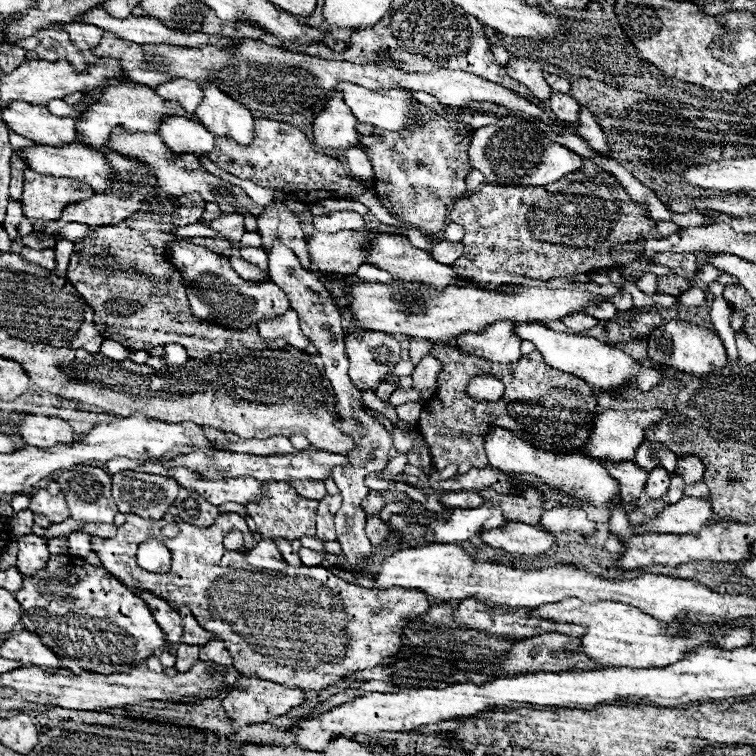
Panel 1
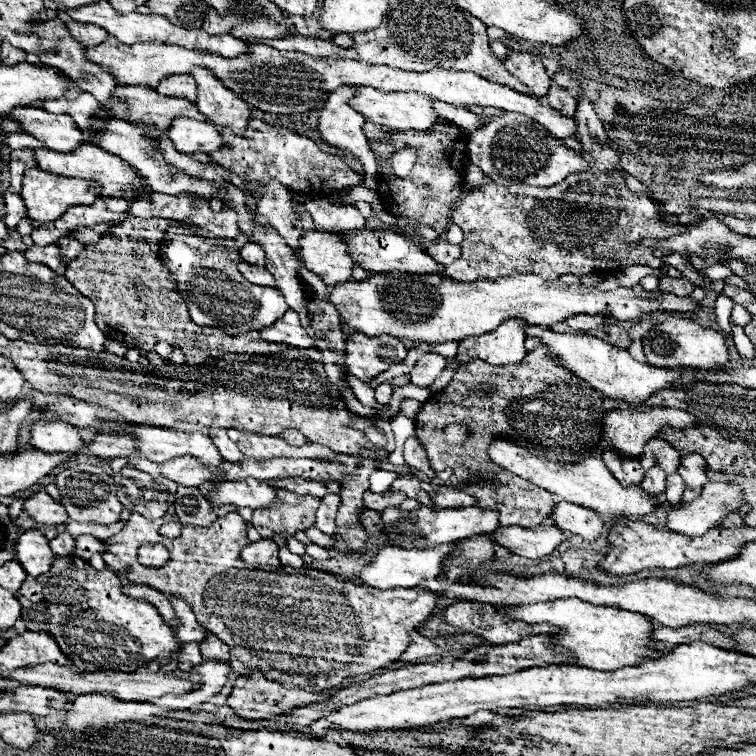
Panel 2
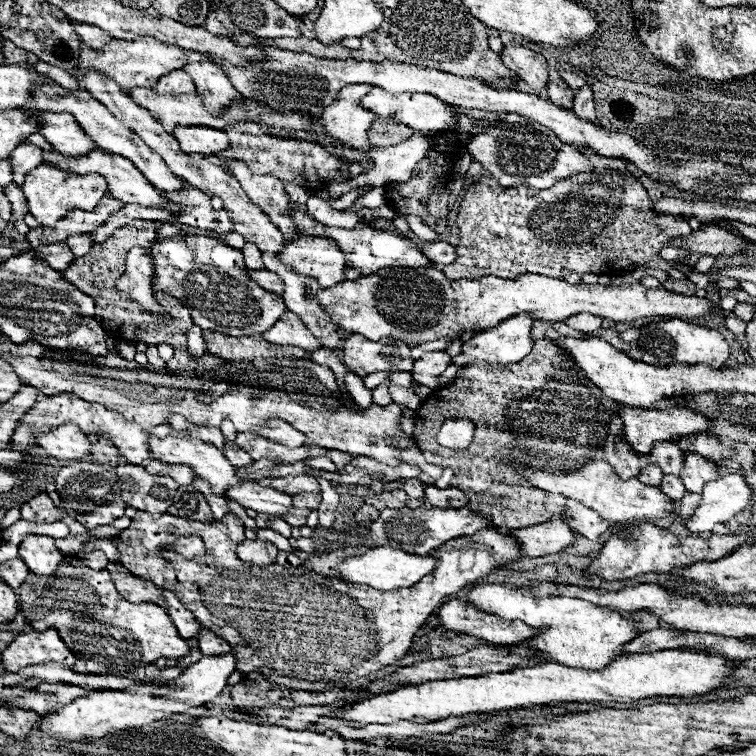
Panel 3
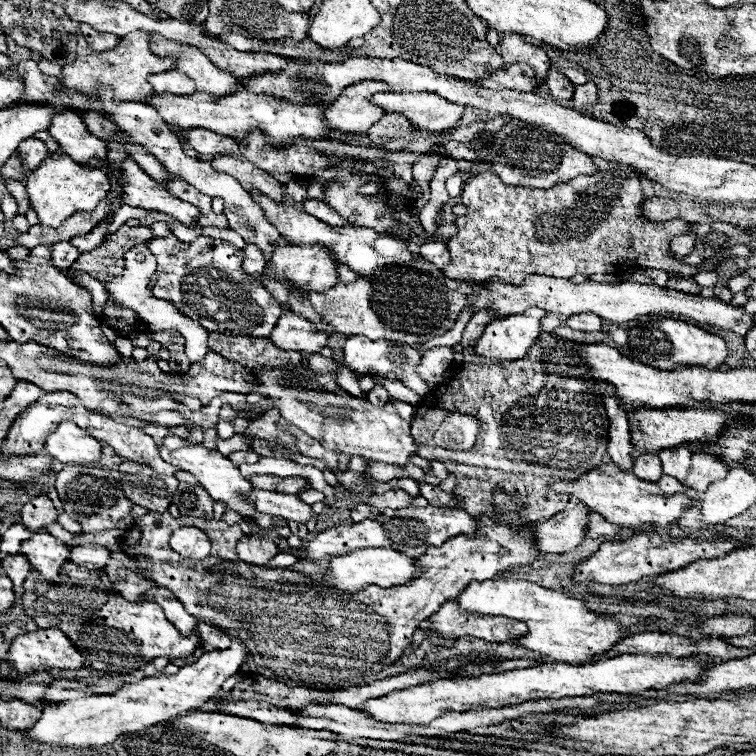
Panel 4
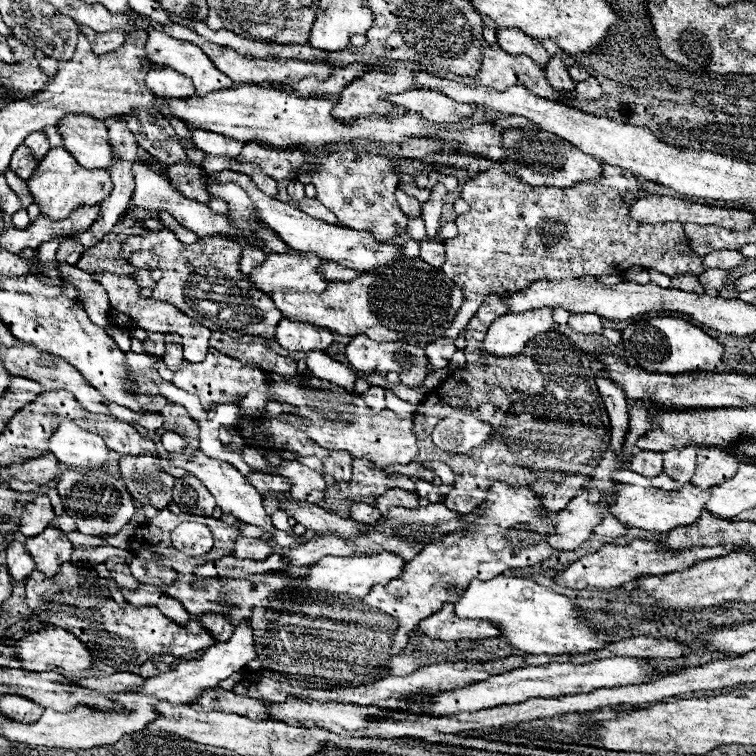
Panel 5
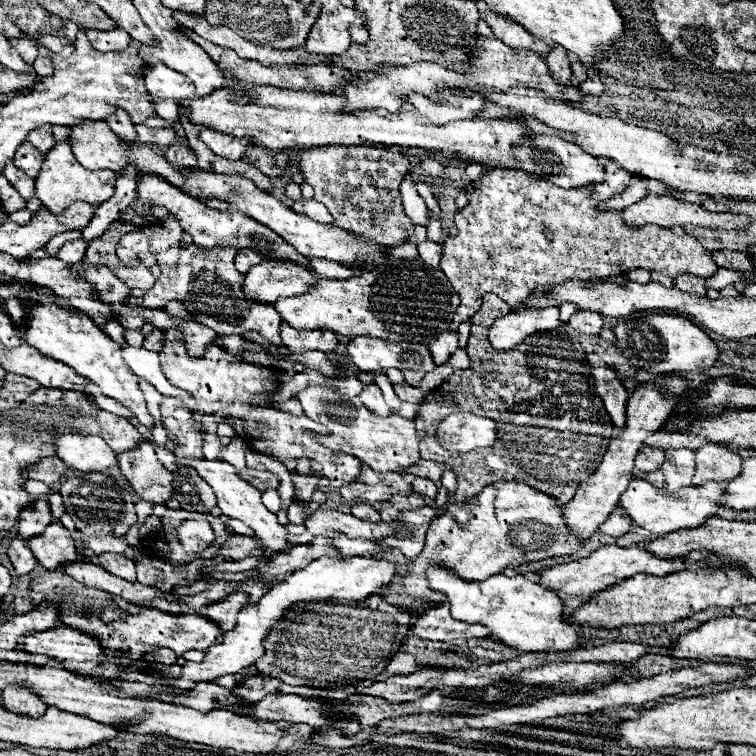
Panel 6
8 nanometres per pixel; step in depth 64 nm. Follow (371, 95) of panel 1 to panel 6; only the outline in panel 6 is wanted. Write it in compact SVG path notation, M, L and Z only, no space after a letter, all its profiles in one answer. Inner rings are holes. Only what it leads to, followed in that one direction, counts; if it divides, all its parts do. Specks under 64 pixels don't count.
M440 90L438 96L440 100L432 100L420 92L410 92L402 96L402 100L412 104L418 112L422 112L430 122L438 126L456 120L472 120L486 104L484 98L458 98L450 90Z

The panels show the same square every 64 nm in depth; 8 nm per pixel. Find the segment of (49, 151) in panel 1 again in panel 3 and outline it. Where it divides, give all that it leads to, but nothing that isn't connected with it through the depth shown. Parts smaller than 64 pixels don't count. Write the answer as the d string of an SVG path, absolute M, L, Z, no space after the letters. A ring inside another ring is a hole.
M94 148L94 150L90 150L90 154L84 154L82 158L68 158L58 152L44 152L44 164L56 166L56 168L72 172L72 174L100 174L108 182L108 194L126 204L138 202L142 206L178 208L178 206L170 206L170 202L166 202L166 198L162 194L158 194L158 190L154 190L154 186L150 186L150 182L146 182L146 178L142 178L142 174L138 174L138 170L132 162L126 162L126 158L122 158L118 154L108 154L102 148Z

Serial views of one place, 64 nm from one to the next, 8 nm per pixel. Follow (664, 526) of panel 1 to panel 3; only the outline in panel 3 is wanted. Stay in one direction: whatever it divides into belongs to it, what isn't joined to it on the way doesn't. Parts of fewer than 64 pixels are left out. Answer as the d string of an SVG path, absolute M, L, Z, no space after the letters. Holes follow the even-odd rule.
M738 474L712 480L704 486L702 500L690 520L684 524L690 534L712 532L716 524L728 522L750 504L750 488Z

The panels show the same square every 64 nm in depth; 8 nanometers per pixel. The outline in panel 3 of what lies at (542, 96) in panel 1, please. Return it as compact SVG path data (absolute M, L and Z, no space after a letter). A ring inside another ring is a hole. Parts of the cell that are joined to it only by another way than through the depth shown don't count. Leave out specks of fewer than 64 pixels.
M506 44L504 52L502 52L502 60L504 60L506 68L512 70L514 74L518 74L518 78L522 82L526 82L534 94L540 94L546 88L548 66L546 66L546 60L542 54L528 50L524 46Z

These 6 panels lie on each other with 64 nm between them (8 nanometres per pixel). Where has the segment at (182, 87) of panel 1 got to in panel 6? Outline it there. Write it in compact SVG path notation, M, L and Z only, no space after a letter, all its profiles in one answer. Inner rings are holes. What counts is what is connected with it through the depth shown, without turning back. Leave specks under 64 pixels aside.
M152 64L146 70L146 90L156 98L172 98L172 100L184 100L194 98L194 84L184 74L178 74L170 70L164 64Z

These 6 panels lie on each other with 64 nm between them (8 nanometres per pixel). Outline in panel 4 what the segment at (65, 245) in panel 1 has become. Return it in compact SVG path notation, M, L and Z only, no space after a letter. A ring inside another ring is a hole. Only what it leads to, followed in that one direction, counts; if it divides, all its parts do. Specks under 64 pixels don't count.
M106 220L102 226L96 226L94 232L90 232L90 234L86 234L86 236L82 236L82 238L72 238L70 244L74 244L74 246L80 250L80 254L82 254L82 252L88 252L88 250L96 248L96 246L106 238L106 226L108 226L108 220Z

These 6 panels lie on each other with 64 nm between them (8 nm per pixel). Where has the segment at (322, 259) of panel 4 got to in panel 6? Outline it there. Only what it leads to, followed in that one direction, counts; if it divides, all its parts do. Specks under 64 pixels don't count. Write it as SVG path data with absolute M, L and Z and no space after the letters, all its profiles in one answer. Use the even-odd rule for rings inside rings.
M264 260L254 266L244 280L244 292L252 300L276 302L294 294L304 294L318 284L314 272L290 260Z

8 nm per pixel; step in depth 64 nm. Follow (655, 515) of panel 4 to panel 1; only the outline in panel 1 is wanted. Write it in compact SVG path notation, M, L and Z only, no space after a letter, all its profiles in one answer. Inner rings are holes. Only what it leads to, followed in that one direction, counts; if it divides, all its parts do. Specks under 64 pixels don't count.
M492 426L486 432L484 448L486 448L486 456L488 456L488 462L492 468L514 472L514 474L524 474L524 476L536 476L536 478L542 478L544 482L548 482L556 488L562 488L566 492L572 492L578 496L584 494L588 498L586 502L590 506L602 506L618 494L618 482L614 482L614 478L610 478L610 474L606 472L604 464L594 458L586 458L582 454L544 452L544 450L532 446L530 442L518 438L514 432L500 428L500 426Z

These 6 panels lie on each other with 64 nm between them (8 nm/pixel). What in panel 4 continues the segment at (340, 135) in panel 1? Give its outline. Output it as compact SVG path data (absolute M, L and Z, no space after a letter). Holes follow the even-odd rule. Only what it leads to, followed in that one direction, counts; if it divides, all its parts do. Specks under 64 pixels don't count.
M358 82L342 90L338 100L328 106L326 120L328 126L344 136L344 140L362 138L362 130L368 130L376 122L376 112L362 112L370 108L370 94L388 90L382 82Z

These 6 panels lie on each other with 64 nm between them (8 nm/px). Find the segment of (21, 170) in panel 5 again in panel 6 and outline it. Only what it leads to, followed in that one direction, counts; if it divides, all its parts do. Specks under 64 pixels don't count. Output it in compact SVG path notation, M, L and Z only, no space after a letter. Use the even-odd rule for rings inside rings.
M22 142L22 146L18 146L18 154L14 154L12 162L20 170L24 170L26 176L34 178L42 166L42 158L44 158L44 154L34 150L34 146L30 146L30 142Z

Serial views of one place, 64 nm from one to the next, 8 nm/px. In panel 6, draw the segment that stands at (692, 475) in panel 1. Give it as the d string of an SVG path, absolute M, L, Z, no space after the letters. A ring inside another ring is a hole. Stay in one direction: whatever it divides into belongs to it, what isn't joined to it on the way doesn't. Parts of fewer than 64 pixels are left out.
M702 446L696 450L696 474L692 478L694 486L704 486L706 482L722 482L736 478L742 470L742 458L726 450L726 446Z

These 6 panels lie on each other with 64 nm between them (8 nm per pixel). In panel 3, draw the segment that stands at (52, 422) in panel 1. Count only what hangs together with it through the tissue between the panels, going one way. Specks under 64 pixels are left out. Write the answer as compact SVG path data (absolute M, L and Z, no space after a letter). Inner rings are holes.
M60 424L50 432L38 434L36 444L46 450L48 456L58 460L78 460L90 454L92 444L76 424Z

